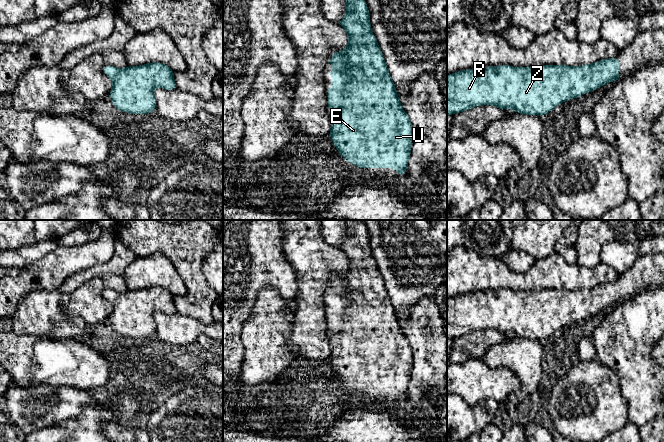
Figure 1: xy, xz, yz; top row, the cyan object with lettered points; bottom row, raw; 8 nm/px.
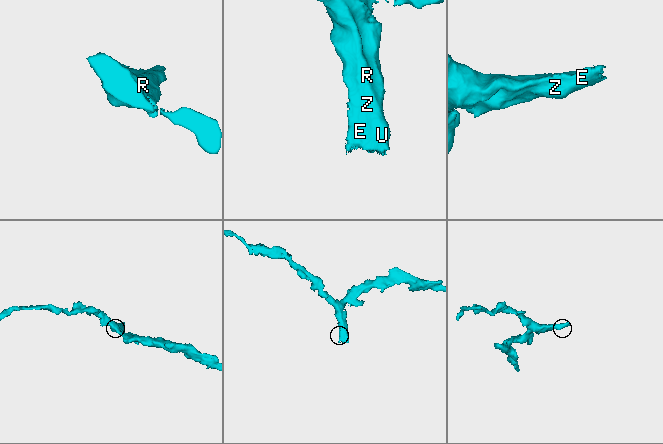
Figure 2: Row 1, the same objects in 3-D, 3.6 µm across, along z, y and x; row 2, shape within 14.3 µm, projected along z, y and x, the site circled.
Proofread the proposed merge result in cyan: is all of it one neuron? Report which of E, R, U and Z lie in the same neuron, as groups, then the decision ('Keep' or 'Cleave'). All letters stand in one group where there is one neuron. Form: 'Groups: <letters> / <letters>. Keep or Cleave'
Groups: E R U Z. Keep

